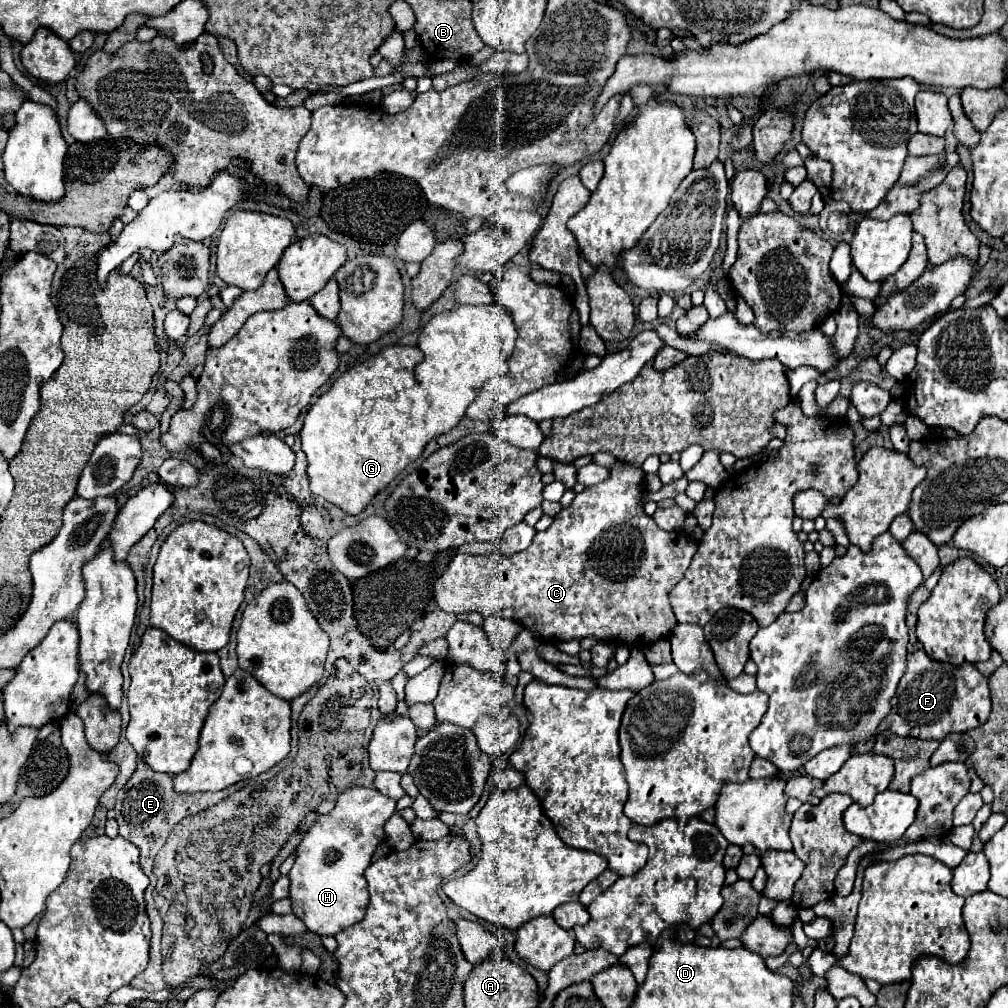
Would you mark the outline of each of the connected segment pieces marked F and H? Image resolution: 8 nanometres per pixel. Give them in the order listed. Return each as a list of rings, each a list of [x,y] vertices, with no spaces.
[[[914,650],[906,658],[906,672],[890,700],[890,714],[880,722],[880,730],[876,734],[890,730],[896,736],[944,740],[950,732],[968,732],[982,726],[988,720],[990,710],[992,700],[988,680],[972,664],[956,668],[928,658],[924,650]]]
[[[370,788],[344,790],[332,812],[320,816],[296,848],[296,860],[288,874],[292,912],[308,930],[320,936],[334,936],[360,922],[368,906],[364,870],[384,838],[384,825],[396,811],[396,801]]]

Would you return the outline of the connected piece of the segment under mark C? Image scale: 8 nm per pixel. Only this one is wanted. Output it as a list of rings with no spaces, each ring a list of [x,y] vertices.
[[[624,462],[614,466],[608,480],[584,488],[576,494],[570,506],[562,508],[554,516],[548,530],[536,532],[526,550],[512,556],[504,556],[500,552],[480,556],[458,552],[444,574],[436,580],[434,600],[444,612],[480,612],[482,616],[496,614],[506,620],[522,622],[526,630],[538,634],[542,642],[550,644],[596,636],[598,640],[628,648],[646,648],[648,644],[670,638],[670,632],[678,622],[668,594],[680,578],[684,578],[684,572],[696,552],[696,544],[686,532],[666,532],[658,528],[640,504],[642,490],[642,468]]]

